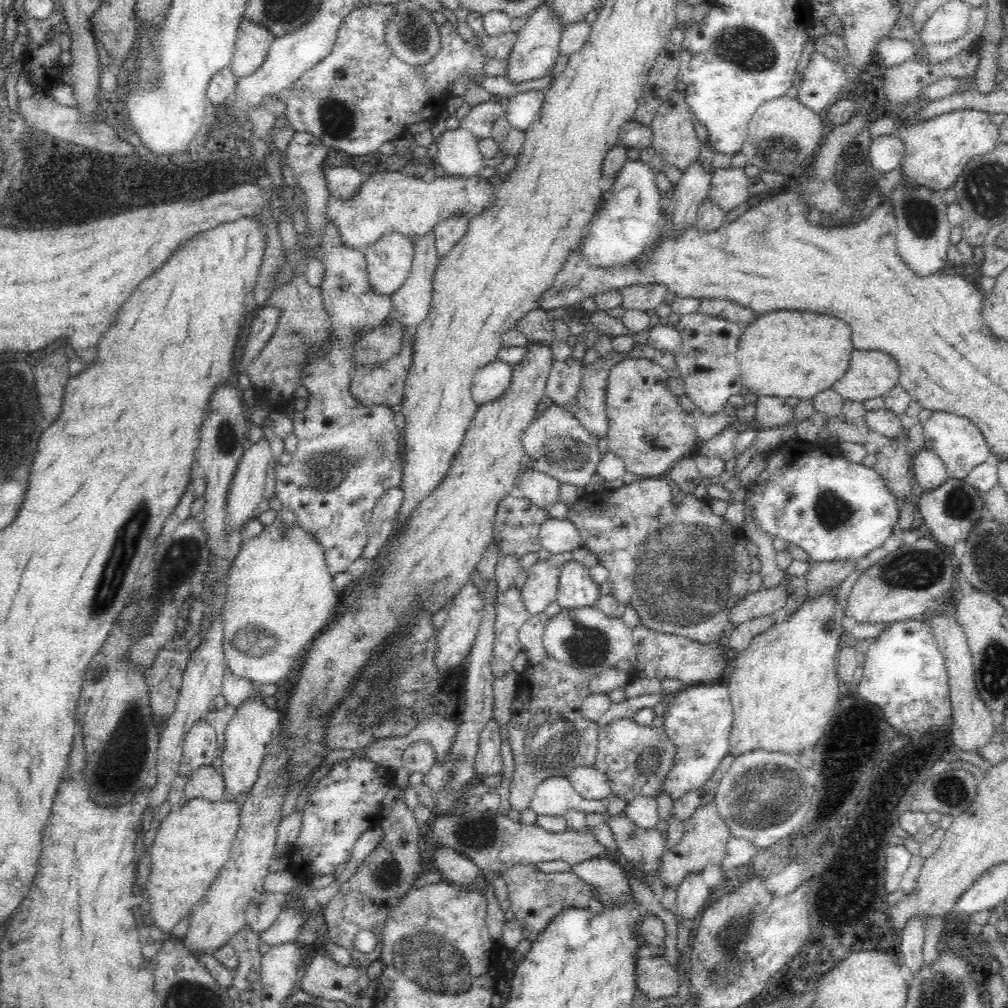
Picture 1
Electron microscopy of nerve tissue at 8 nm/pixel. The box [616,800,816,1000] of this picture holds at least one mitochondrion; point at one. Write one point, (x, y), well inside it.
(736, 928)

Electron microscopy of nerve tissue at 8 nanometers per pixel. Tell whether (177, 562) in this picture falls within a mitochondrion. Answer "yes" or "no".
yes

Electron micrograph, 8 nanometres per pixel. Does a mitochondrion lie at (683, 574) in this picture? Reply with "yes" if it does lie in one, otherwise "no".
yes

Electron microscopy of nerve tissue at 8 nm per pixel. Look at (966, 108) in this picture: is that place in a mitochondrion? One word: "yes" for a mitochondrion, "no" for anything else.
no

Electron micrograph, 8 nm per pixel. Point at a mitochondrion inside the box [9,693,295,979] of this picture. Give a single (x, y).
(128, 731)

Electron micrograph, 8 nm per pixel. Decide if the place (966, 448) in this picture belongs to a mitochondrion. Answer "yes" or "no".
no

